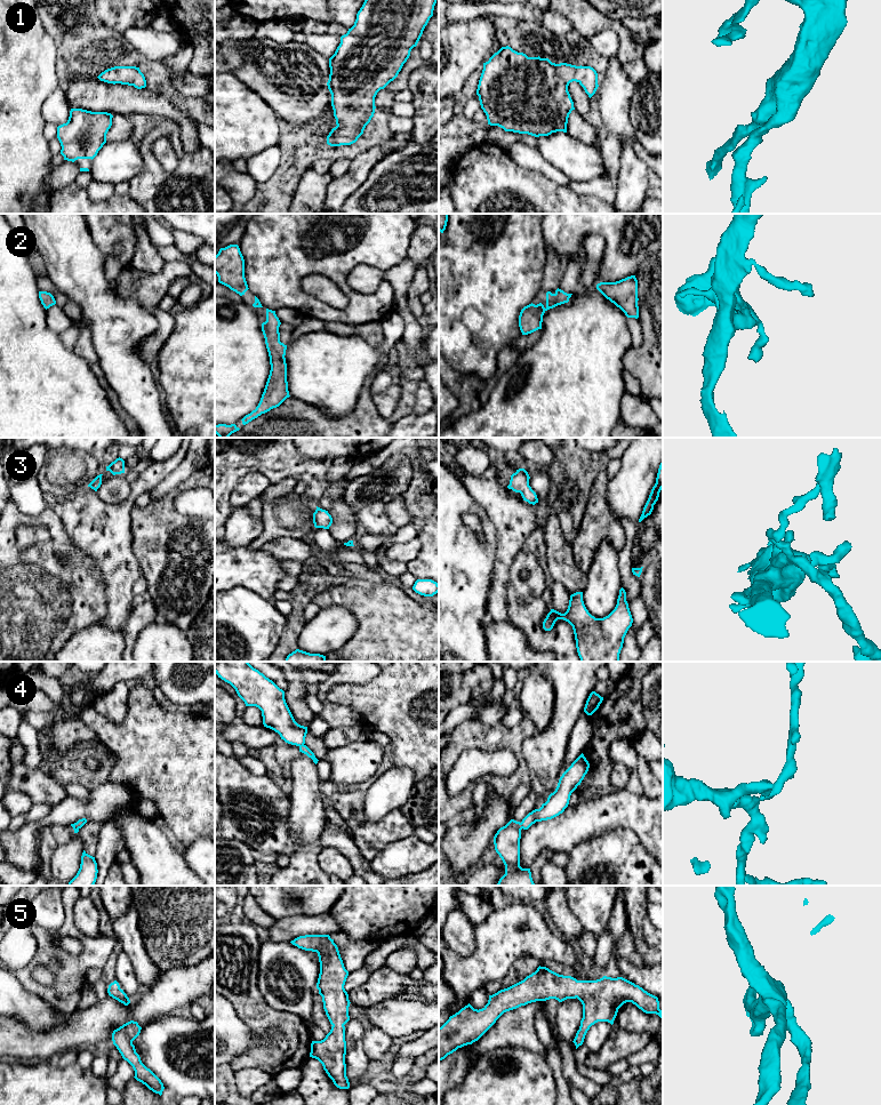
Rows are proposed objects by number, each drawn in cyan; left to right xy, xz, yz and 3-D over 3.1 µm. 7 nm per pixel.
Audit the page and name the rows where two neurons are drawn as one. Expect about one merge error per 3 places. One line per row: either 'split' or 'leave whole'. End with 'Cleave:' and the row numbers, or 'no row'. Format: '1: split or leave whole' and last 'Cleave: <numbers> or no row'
1: leave whole
2: leave whole
3: leave whole
4: leave whole
5: leave whole
Cleave: no row

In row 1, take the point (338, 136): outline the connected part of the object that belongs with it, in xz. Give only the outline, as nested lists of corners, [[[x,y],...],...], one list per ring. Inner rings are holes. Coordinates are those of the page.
[[[365,0],[357,14],[354,25],[341,37],[339,46],[329,58],[330,74],[327,86],[331,94],[331,106],[337,126],[327,136],[328,145],[351,145],[363,134],[374,117],[377,93],[398,77],[433,16],[435,3],[437,0]]]

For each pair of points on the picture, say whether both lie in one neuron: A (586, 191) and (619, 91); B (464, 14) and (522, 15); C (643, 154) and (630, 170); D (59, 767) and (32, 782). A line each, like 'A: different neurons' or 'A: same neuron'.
A: same neuron
B: same neuron
C: different neurons
D: different neurons

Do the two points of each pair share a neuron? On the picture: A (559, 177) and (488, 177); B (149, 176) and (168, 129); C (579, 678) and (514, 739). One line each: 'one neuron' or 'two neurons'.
A: two neurons
B: one neuron
C: two neurons

